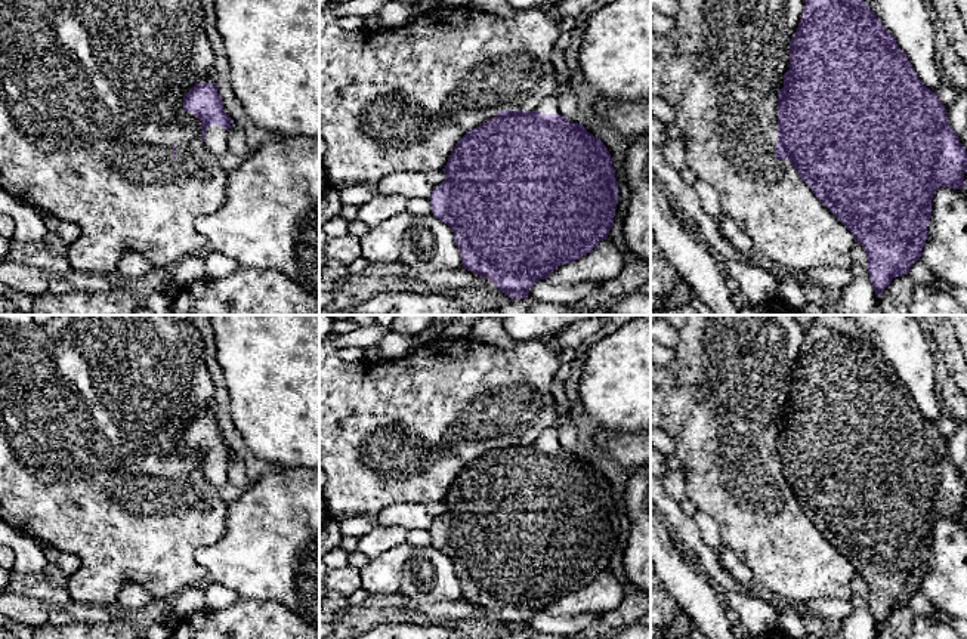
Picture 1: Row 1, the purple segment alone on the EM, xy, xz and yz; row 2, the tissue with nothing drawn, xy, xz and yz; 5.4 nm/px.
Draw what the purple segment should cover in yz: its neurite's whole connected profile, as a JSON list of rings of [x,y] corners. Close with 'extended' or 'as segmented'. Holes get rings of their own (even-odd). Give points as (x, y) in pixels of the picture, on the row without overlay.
[[[816,315],[813,324],[806,330],[798,359],[790,373],[790,401],[784,405],[784,419],[778,423],[775,490],[788,491],[815,528],[852,564],[855,574],[863,578],[868,586],[869,611],[877,629],[883,626],[893,609],[908,606],[911,596],[921,589],[934,524],[940,518],[963,521],[964,504],[967,503],[967,482],[960,475],[958,466],[949,459],[946,441],[937,426],[920,413],[895,368],[849,315]]]; as segmented

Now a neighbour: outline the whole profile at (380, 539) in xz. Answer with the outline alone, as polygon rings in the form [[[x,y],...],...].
[[[376,524],[373,528],[358,538],[356,550],[364,553],[370,559],[376,559],[384,552],[407,543],[407,530],[398,525],[380,525]]]

